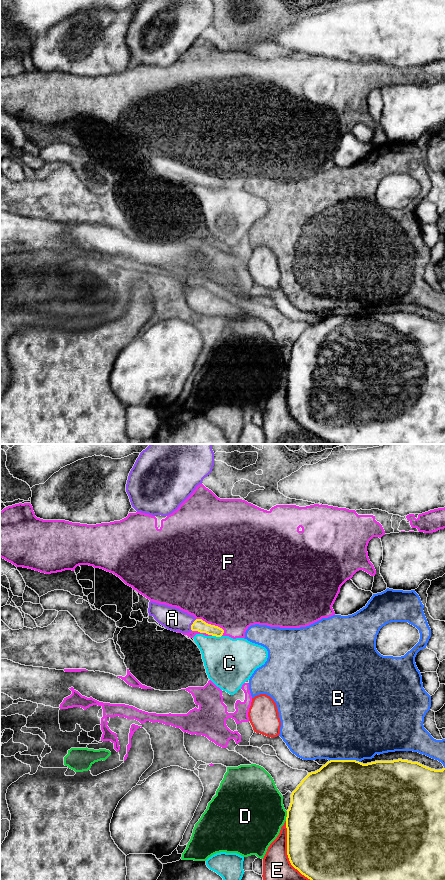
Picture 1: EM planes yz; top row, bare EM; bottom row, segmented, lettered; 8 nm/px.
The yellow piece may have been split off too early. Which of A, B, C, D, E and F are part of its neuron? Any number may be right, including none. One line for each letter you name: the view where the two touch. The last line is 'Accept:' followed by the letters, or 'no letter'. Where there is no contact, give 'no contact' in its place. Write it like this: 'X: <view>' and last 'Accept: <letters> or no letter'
A: yz
Accept: A

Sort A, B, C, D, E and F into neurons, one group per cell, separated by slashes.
A / B / C / D / E / F

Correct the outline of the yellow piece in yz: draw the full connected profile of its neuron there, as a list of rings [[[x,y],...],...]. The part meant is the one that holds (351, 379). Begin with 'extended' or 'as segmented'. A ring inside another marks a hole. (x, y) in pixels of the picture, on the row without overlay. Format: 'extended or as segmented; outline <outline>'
as segmented; outline [[[330,312],[319,322],[308,325],[291,346],[291,355],[287,362],[287,407],[291,417],[312,434],[329,443],[335,444],[445,444],[445,320],[435,322],[418,314],[408,312],[375,313],[363,316],[356,312]]]

